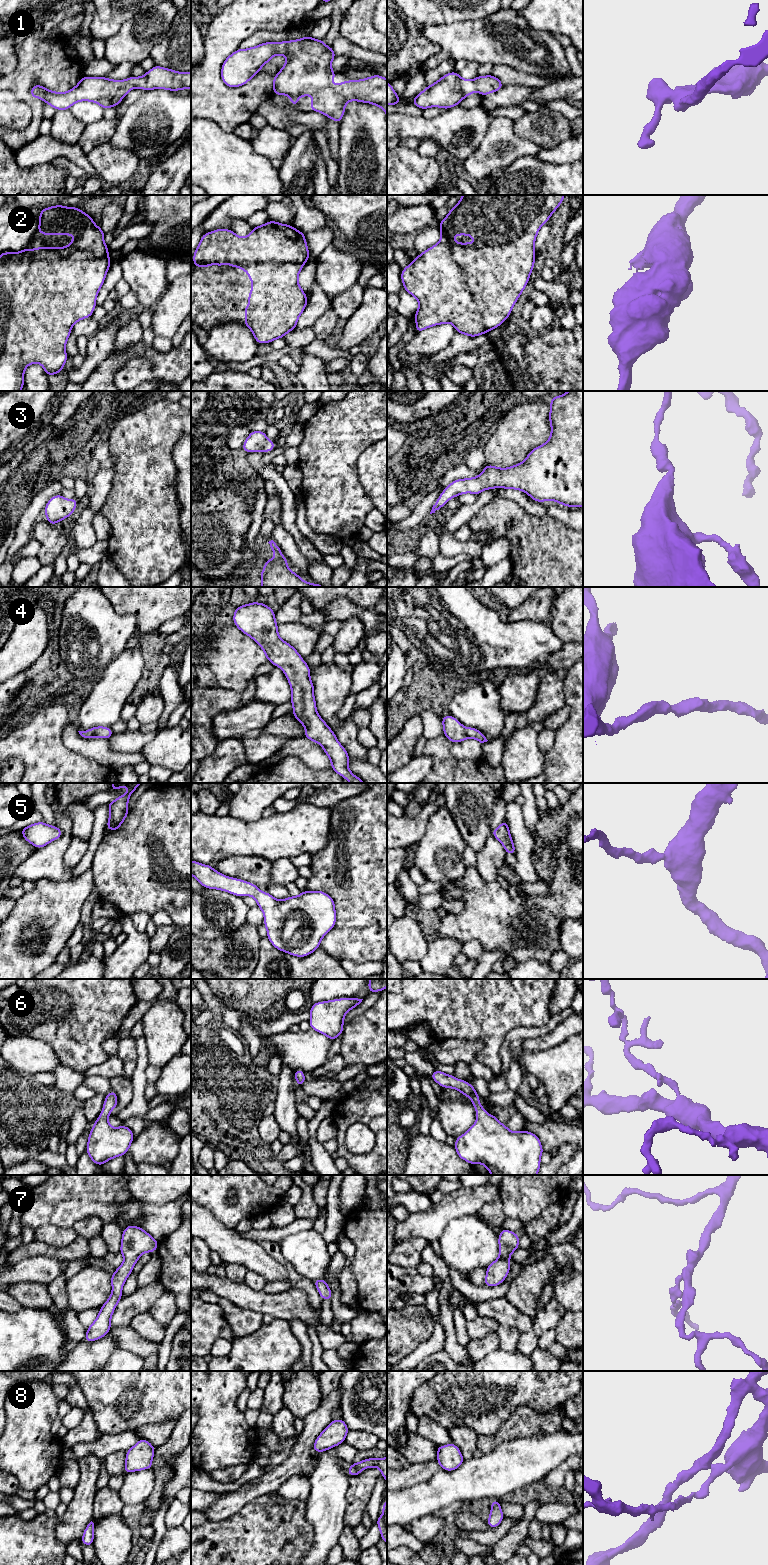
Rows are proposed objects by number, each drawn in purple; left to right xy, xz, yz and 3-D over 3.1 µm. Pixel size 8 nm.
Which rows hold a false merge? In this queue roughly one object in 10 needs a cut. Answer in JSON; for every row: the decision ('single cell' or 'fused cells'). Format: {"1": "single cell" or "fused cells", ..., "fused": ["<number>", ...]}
{"1": "single cell", "2": "single cell", "3": "single cell", "4": "single cell", "5": "single cell", "6": "single cell", "7": "single cell", "8": "single cell", "fused": []}

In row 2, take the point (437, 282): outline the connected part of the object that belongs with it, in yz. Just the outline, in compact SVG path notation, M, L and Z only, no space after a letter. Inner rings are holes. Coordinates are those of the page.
M463 195L439 223L442 238L419 254L401 271L404 290L419 302L414 314L416 333L444 324L454 325L456 333L469 337L486 334L499 327L509 316L520 297L535 263L534 243L541 226L563 202L565 195ZM453 235L470 235L478 243L456 243Z

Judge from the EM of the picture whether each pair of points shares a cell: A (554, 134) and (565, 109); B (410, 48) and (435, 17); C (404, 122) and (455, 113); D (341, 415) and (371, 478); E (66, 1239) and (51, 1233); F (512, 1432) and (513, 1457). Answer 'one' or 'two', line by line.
A: two
B: one
C: one
D: two
E: one
F: two

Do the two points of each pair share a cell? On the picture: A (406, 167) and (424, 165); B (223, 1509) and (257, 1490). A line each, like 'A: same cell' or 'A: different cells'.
A: same cell
B: same cell

